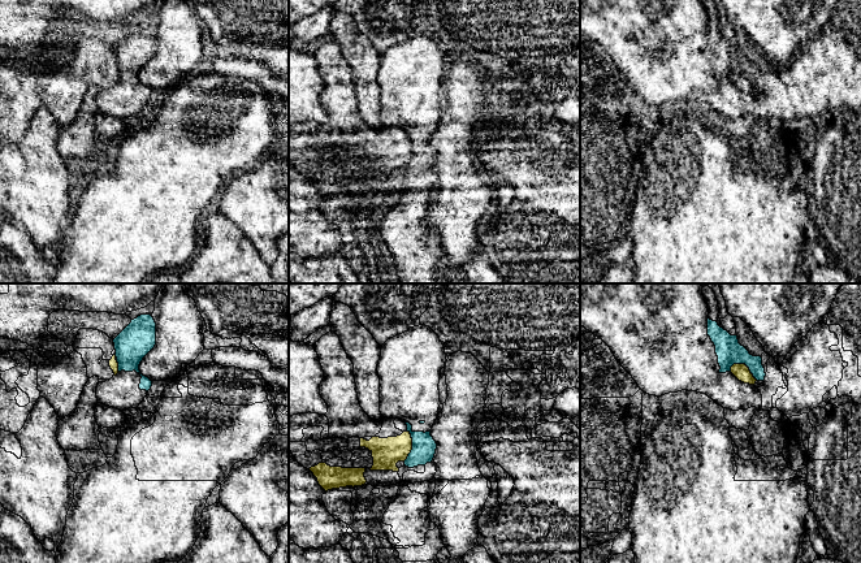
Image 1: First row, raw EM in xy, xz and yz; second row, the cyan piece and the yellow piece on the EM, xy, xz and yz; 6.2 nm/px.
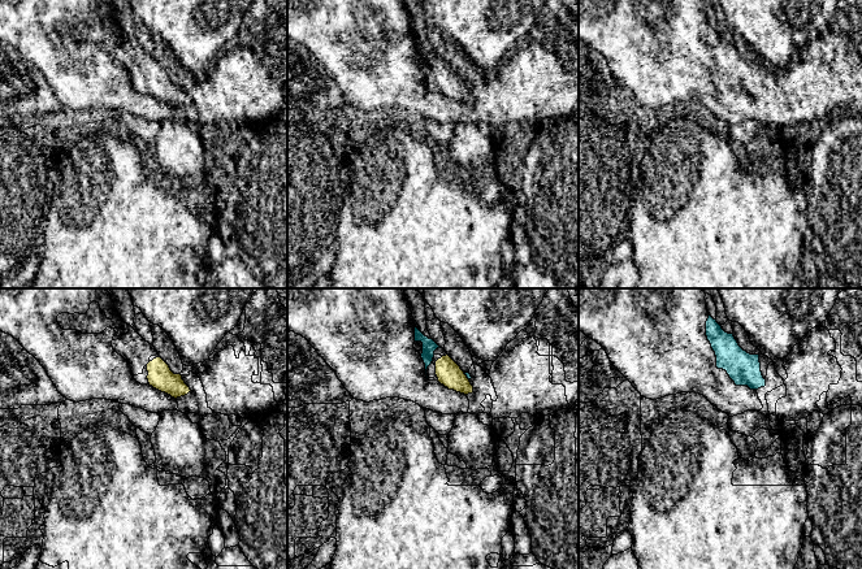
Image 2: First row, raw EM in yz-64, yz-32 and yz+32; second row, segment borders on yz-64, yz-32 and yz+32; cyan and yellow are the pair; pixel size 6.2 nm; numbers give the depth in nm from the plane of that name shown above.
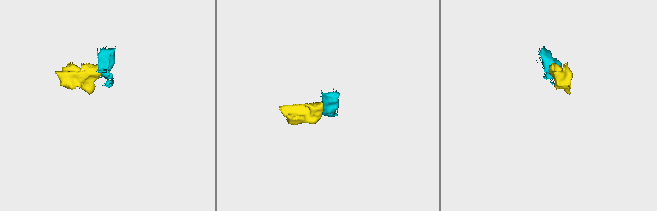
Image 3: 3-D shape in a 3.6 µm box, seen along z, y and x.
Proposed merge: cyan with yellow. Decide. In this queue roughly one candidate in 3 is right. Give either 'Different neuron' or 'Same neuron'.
Different neuron

